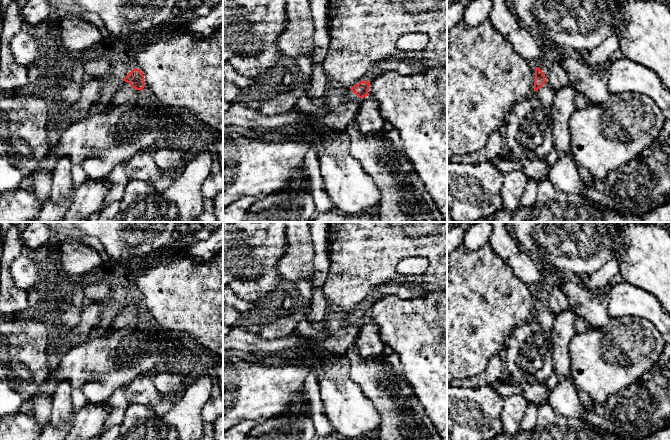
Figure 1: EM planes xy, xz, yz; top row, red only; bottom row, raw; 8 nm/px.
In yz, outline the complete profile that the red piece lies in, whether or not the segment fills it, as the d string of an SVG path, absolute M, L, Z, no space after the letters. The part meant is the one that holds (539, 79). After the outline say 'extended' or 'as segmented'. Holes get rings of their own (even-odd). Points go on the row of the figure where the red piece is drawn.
M538 67L535 68L534 94L543 106L550 110L554 101L555 90L551 88L545 79L545 75Z; extended

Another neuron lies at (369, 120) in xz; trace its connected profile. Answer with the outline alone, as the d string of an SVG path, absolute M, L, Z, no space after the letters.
M370 97L361 98L361 106L353 122L363 134L381 131L387 122L380 114L379 103Z

